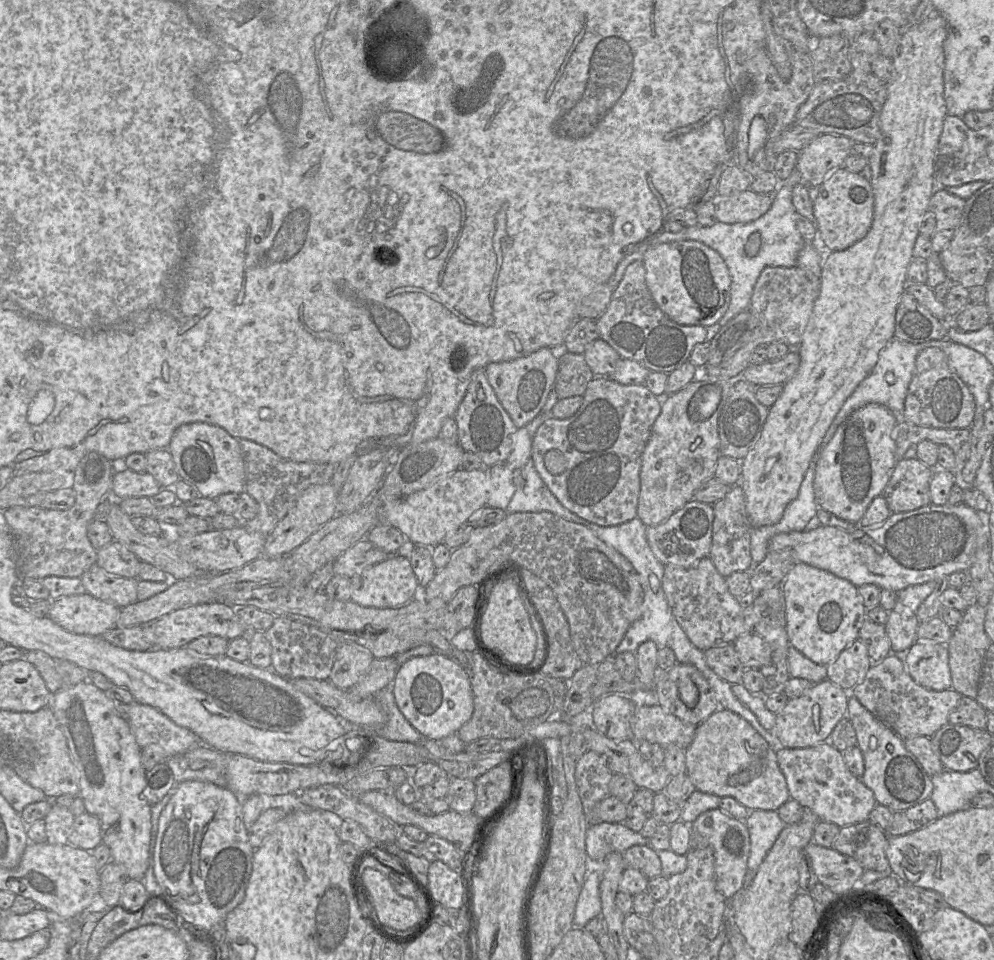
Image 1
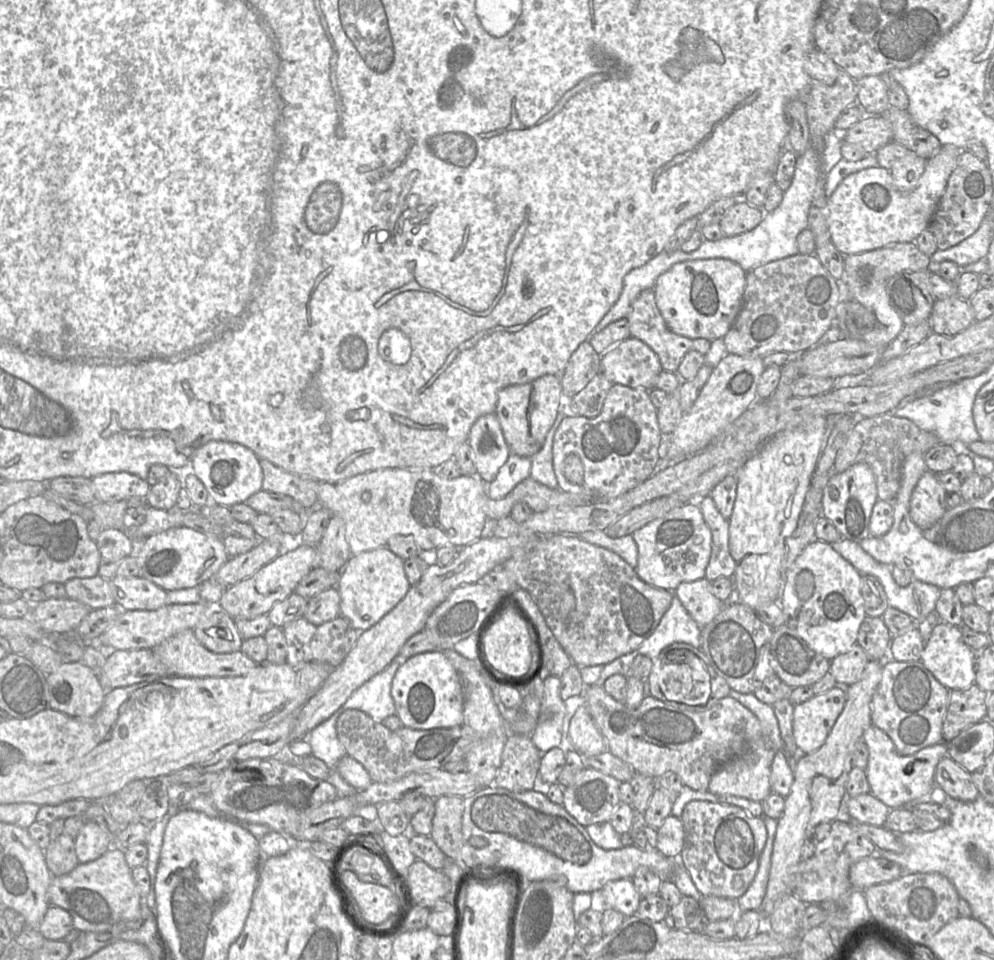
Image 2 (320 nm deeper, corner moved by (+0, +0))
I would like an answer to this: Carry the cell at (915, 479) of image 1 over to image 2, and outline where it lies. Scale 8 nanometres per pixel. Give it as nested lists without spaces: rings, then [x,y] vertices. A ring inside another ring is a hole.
[[[926,470],[911,495],[909,513],[912,521],[921,529],[928,529],[936,524],[948,509],[945,496],[946,490],[938,481],[937,474]]]

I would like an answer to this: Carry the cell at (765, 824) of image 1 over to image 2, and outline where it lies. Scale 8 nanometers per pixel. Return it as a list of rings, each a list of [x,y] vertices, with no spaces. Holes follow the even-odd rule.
[[[764,817],[764,823],[767,829],[767,840],[759,859],[759,867],[755,878],[747,891],[737,899],[739,913],[749,910],[760,910],[766,893],[778,821]]]

